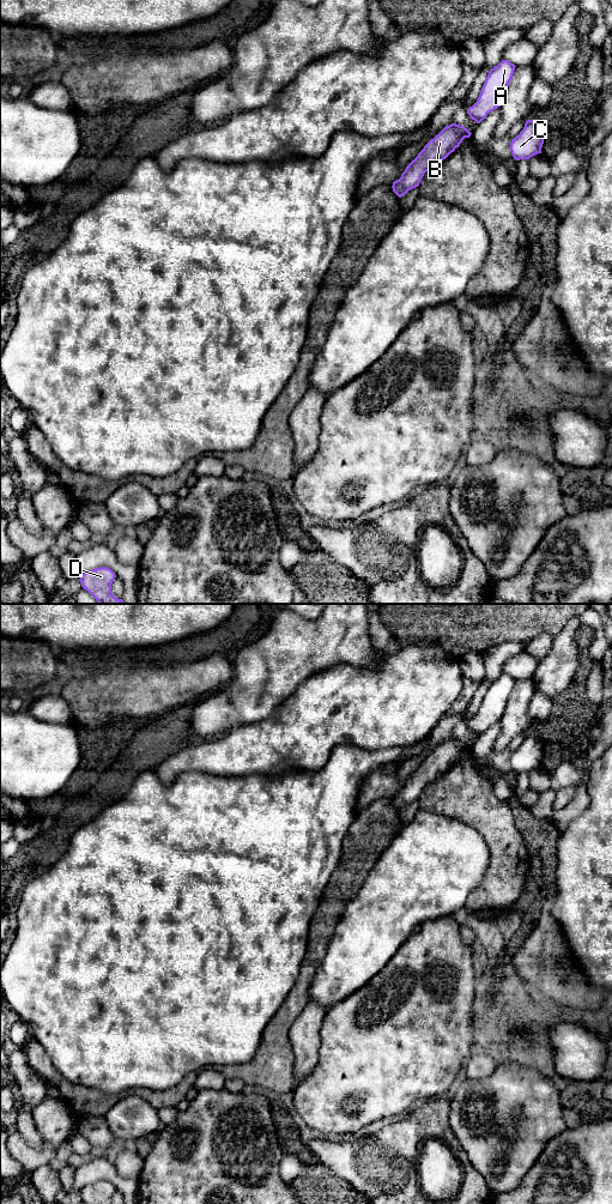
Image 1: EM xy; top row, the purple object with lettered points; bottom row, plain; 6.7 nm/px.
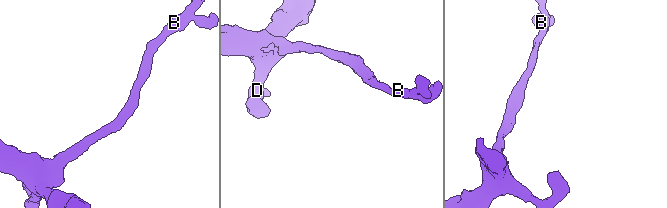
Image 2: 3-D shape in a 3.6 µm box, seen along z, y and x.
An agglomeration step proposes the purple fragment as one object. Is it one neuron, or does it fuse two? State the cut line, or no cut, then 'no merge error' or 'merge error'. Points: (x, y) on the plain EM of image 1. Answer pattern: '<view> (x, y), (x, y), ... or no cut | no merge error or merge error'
no cut | no merge error

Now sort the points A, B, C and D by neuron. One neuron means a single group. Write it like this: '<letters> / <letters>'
A B C D

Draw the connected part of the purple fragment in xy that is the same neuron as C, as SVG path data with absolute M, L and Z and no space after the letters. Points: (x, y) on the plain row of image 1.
M527 733L523 743L511 752L510 764L514 773L529 773L541 767L544 743L533 733Z

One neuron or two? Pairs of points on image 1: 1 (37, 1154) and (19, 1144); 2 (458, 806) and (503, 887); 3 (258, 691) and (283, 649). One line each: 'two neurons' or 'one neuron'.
1: one neuron
2: one neuron
3: one neuron

